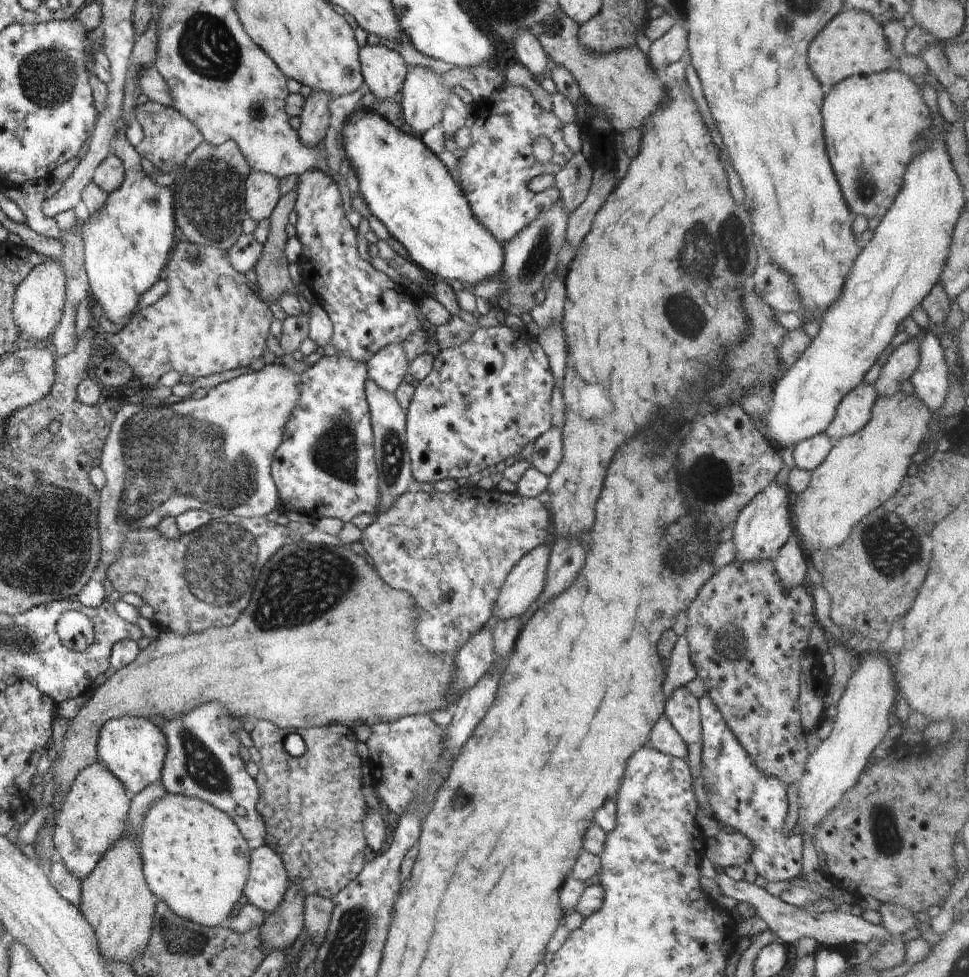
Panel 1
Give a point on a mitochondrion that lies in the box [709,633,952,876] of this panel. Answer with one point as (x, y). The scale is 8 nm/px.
(885, 831)

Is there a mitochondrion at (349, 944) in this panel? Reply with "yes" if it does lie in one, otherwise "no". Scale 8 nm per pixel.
yes

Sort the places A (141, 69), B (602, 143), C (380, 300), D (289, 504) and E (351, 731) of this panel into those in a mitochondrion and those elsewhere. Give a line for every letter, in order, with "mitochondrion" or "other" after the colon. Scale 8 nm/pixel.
A: other
B: other
C: other
D: other
E: other

